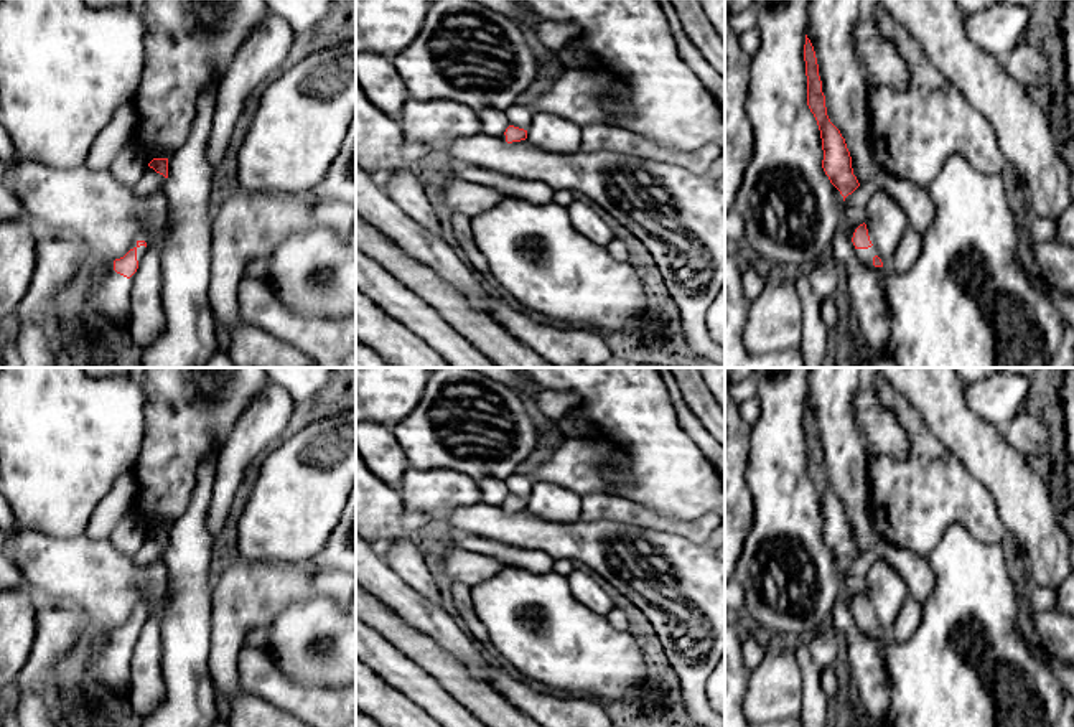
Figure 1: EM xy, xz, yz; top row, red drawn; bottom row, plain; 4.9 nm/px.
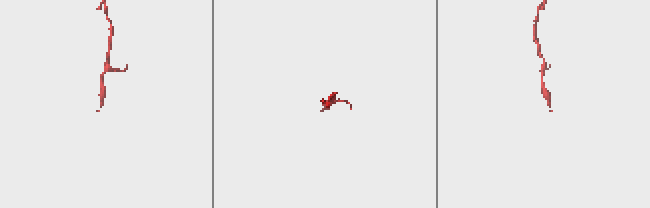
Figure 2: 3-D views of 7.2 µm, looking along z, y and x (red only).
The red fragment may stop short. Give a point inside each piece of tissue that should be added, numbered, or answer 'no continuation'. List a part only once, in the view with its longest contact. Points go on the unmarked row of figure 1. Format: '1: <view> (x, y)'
1: xy (109, 670)

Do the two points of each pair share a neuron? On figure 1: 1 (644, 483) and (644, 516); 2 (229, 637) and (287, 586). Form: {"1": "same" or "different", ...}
{"1": "different", "2": "same"}

